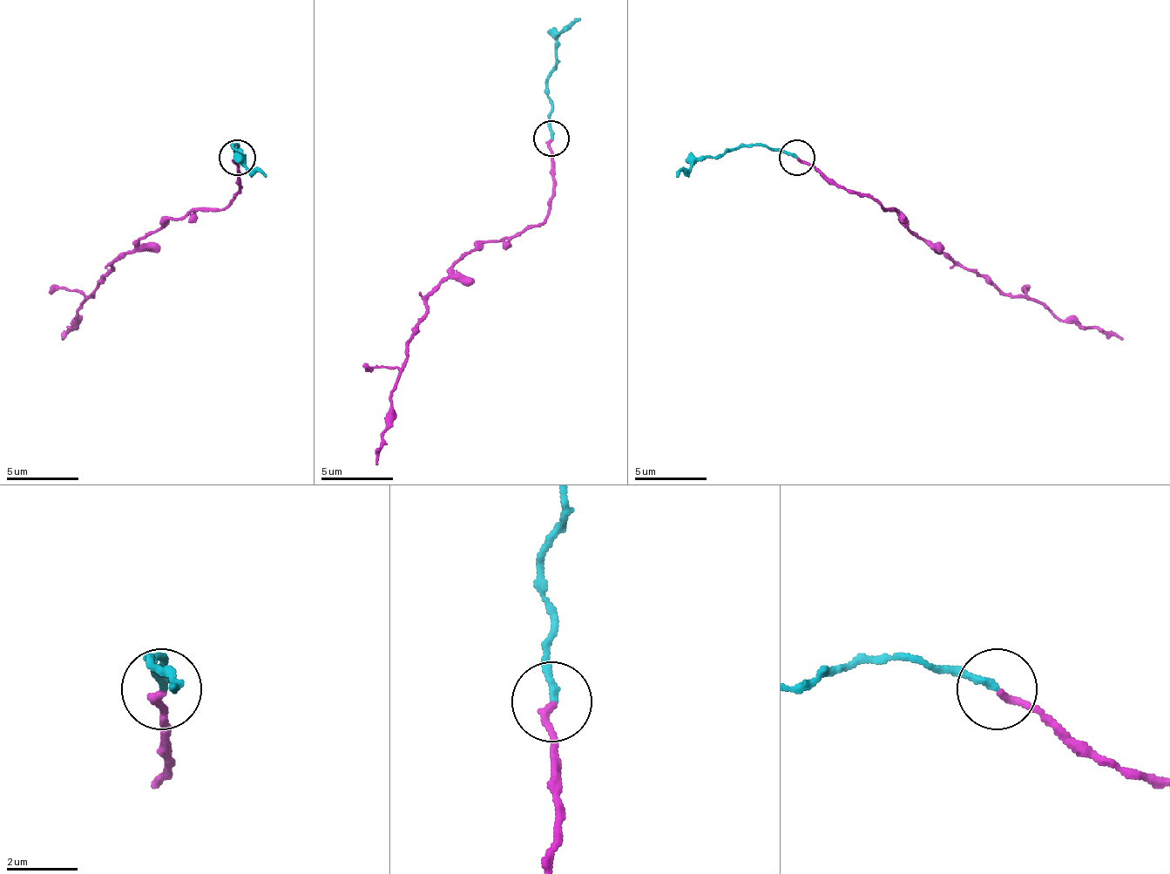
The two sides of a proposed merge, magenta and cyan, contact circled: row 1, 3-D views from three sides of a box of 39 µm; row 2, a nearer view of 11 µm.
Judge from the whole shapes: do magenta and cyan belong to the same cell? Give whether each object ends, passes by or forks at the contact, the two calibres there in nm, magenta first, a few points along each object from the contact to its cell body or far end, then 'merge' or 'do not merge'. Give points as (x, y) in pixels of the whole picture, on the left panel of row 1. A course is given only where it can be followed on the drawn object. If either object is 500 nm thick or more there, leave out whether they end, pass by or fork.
magenta ends | cyan ends | 200/200 nm | magenta via (236, 160), (240, 189), (236, 196), (225, 206), (196, 206), (182, 218), (167, 218), (113, 264), (64, 340) | cyan via (236, 156), (233, 145), (240, 160), (265, 178) | do not merge

